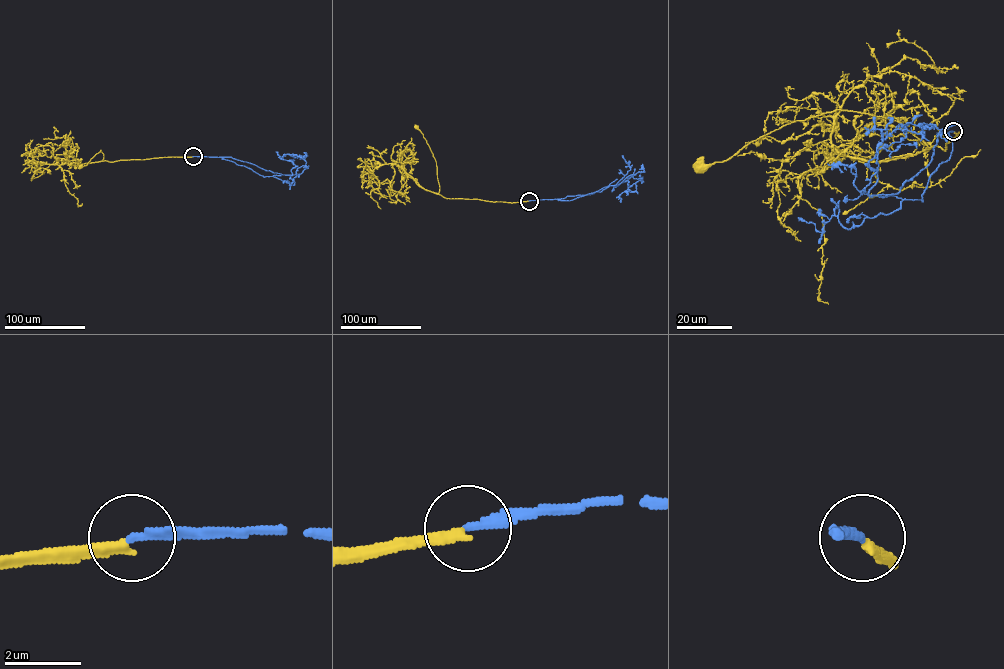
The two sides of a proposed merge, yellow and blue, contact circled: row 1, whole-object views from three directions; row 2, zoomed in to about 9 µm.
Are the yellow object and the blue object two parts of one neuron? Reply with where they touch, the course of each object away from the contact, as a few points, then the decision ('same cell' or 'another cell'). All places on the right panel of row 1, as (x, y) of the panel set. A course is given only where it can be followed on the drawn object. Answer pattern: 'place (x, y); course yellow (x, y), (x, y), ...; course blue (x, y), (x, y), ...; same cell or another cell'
place (953, 131); course yellow (953, 131), (960, 132), (945, 150), (928, 147), (899, 122), (835, 110), (783, 126), (729, 158), (699, 167); course blue (953, 131), (937, 134), (931, 160), (897, 193), (863, 193), (877, 148), (898, 125), (958, 122); another cell

